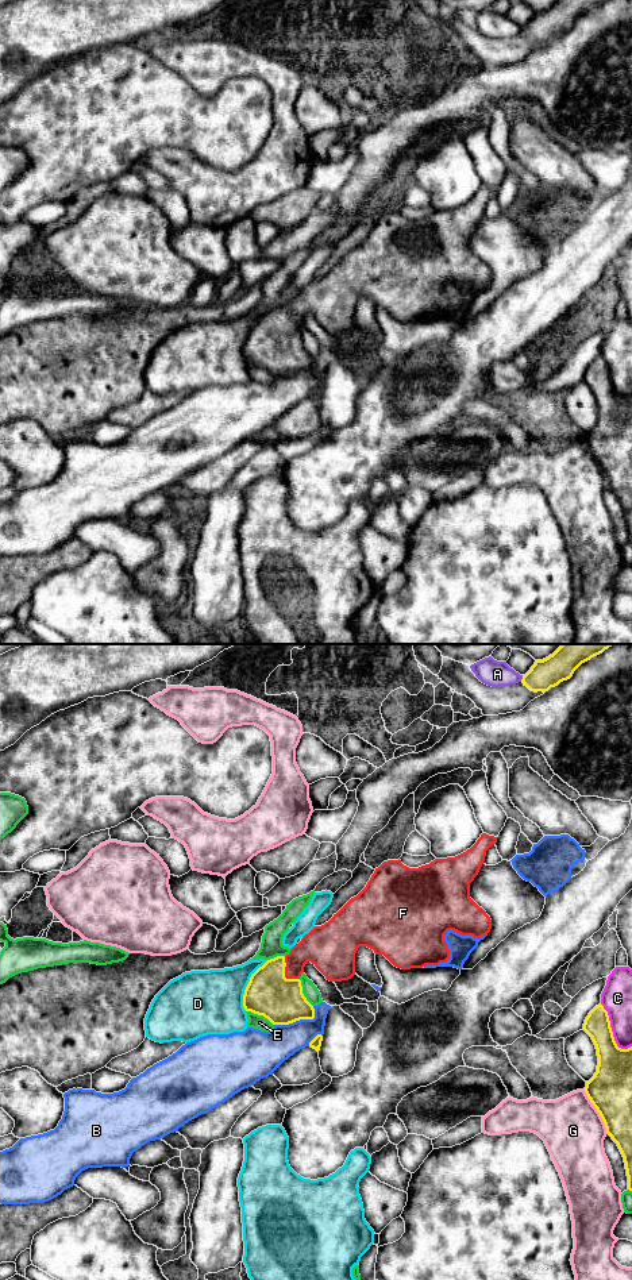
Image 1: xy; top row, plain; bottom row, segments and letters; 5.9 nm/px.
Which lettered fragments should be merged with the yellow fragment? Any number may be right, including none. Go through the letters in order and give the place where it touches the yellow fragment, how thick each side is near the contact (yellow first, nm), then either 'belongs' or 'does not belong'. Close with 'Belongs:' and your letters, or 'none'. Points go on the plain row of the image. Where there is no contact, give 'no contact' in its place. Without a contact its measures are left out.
A: xy (523, 30) | 180/160 nm | does not belong
B: xy (297, 371) | 280/220 nm | does not belong
C: xy (611, 382) | 200/190 nm | does not belong
D: xy (247, 336) | 280/380 nm | does not belong
E: xy (259, 366) | 280/90 nm | does not belong
F: xy (284, 326) | 280/190 nm | belongs
G: xy (597, 462) | 260/380 nm | does not belong
Belongs: F

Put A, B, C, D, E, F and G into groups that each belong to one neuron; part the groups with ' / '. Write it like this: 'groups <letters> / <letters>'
groups A / B / C / D / E / F / G

